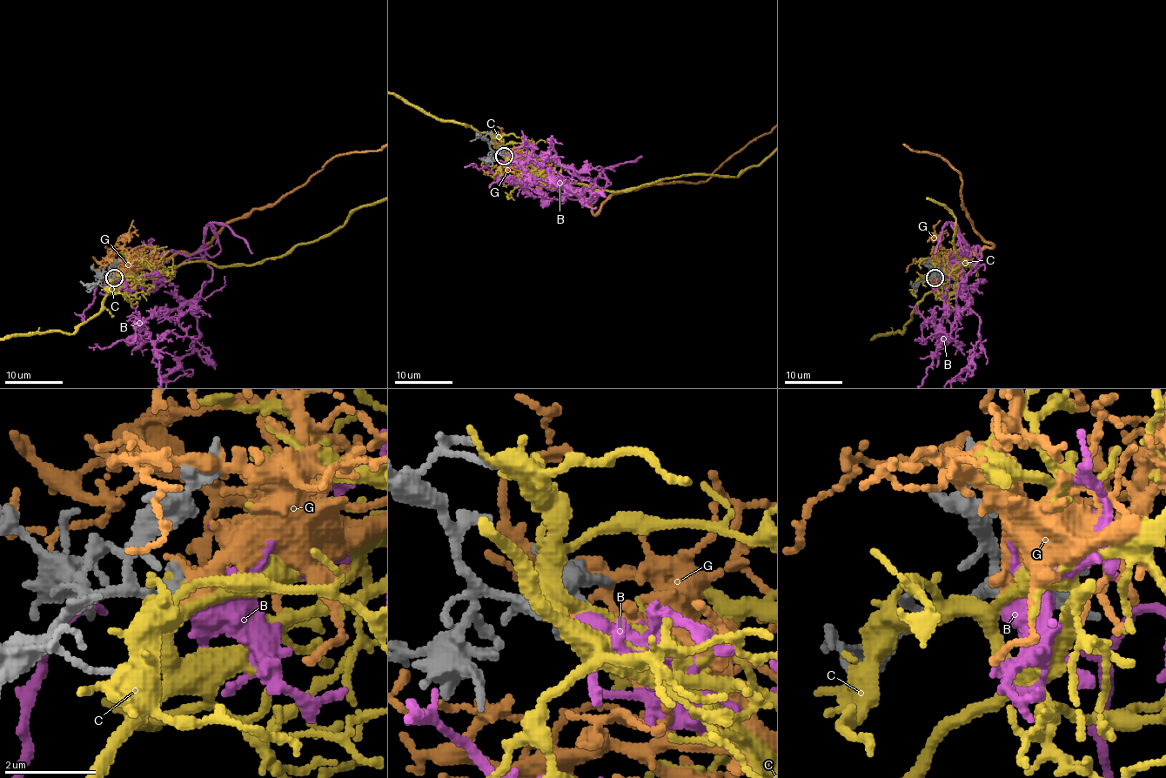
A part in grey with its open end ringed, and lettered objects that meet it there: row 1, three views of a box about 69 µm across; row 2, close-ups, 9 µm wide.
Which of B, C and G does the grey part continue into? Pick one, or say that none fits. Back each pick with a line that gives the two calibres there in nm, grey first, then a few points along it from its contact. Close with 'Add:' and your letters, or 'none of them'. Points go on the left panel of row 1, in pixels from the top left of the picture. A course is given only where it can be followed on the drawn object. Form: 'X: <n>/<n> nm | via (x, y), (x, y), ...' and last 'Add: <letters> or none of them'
B: 320/440 nm
Add: B

